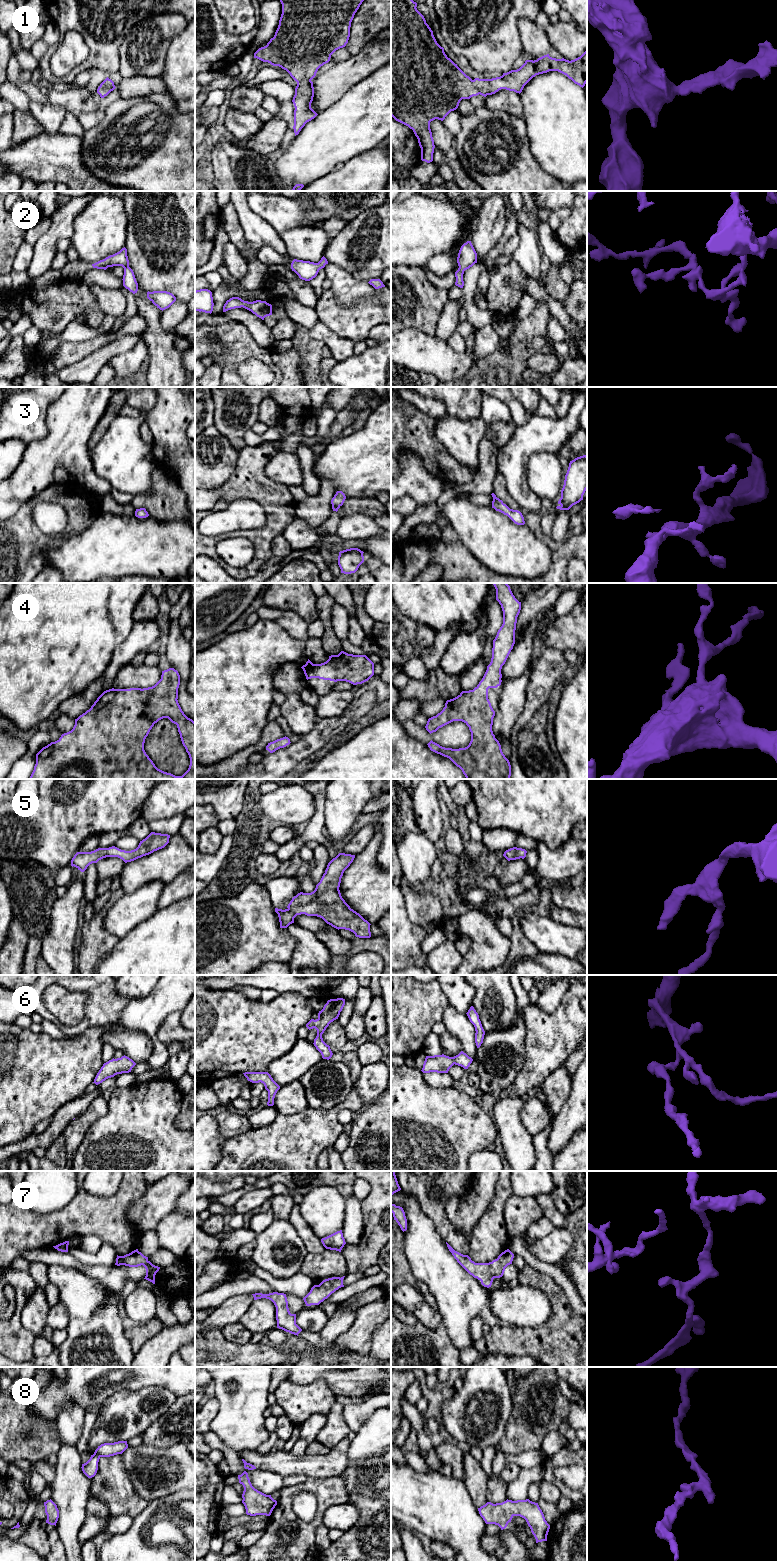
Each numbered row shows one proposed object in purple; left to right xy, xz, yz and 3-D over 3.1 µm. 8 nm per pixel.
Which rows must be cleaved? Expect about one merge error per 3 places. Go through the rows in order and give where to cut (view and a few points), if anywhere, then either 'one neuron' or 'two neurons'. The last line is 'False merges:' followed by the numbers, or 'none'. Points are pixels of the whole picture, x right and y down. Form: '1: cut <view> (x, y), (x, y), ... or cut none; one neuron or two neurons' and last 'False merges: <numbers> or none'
1: cut none; one neuron
2: cut none; one neuron
3: cut none; one neuron
4: cut none; one neuron
5: cut none; one neuron
6: cut none; one neuron
7: cut none; one neuron
8: cut none; one neuron
False merges: none

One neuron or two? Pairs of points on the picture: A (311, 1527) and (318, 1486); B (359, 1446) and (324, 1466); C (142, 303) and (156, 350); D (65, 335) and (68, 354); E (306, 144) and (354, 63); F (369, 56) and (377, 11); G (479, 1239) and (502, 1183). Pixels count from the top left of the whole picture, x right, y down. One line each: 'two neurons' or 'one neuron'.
A: one neuron
B: two neurons
C: one neuron
D: two neurons
E: two neurons
F: two neurons
G: one neuron

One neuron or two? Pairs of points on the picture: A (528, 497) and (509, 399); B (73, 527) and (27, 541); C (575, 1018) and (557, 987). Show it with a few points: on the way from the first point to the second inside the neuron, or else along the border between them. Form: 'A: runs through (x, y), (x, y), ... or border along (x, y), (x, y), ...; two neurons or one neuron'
A: border along (530, 415), (522, 424), (517, 425); two neurons
B: runs through (62, 538), (57, 541), (38, 541); one neuron
C: border along (572, 985), (566, 991), (557, 1007), (548, 1014); two neurons

